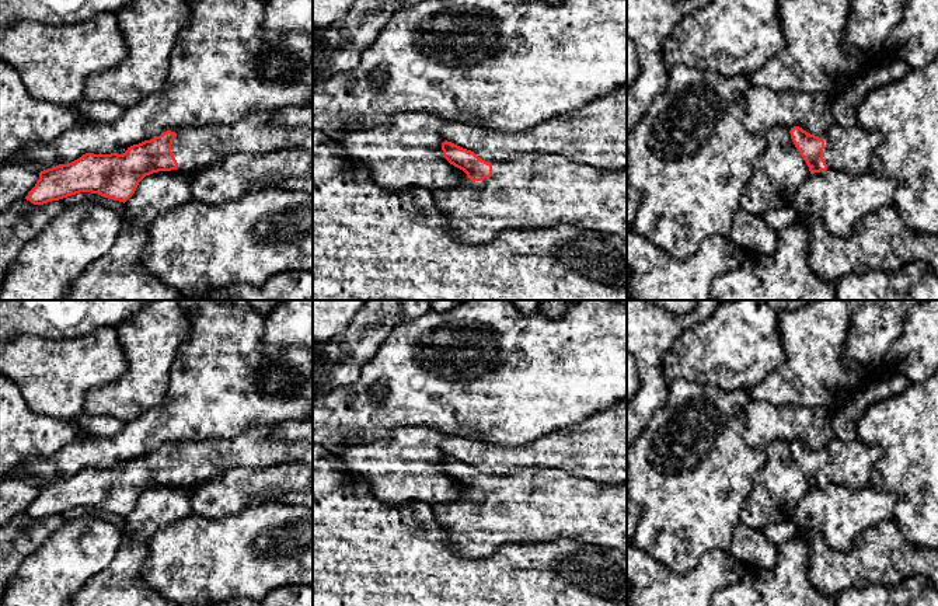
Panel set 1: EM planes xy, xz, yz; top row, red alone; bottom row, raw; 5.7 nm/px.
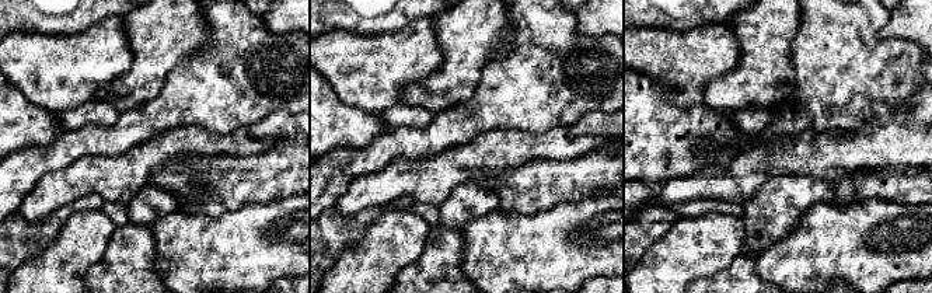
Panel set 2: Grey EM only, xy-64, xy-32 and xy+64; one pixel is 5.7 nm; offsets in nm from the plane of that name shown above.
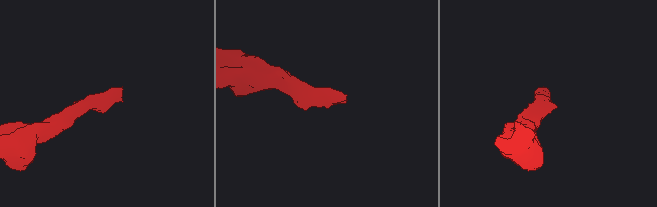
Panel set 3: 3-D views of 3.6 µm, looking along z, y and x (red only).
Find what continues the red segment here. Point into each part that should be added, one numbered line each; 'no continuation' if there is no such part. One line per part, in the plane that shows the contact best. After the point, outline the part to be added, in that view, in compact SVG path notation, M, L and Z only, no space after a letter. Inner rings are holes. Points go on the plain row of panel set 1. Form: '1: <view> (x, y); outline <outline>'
1: xy (195, 460); outline M273 425L250 428L234 439L165 442L156 450L167 445L177 447L171 466L178 483L171 484L171 487L186 488L234 467L268 469L290 462L313 466L313 443L285 440L273 432Z

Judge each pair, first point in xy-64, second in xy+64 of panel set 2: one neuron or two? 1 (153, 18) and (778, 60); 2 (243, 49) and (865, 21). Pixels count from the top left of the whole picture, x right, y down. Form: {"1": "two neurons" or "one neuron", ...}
{"1": "one neuron", "2": "one neuron"}

